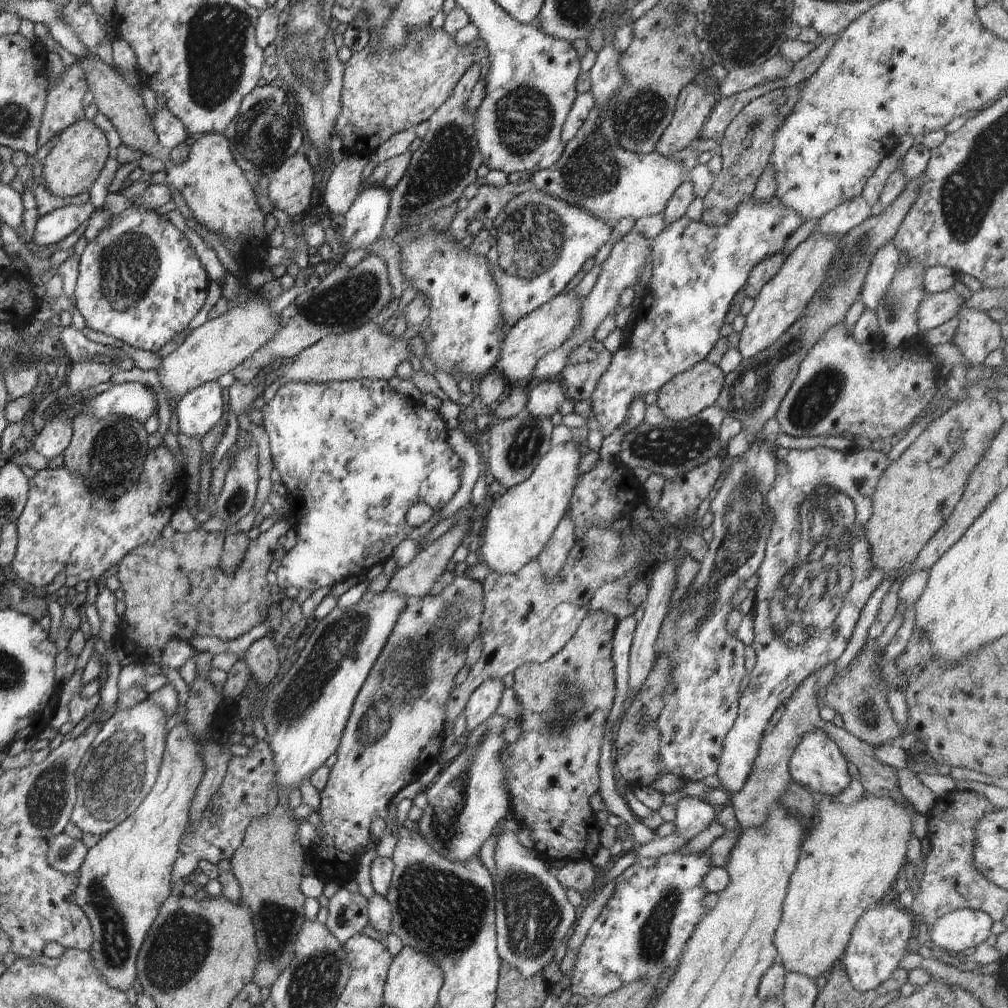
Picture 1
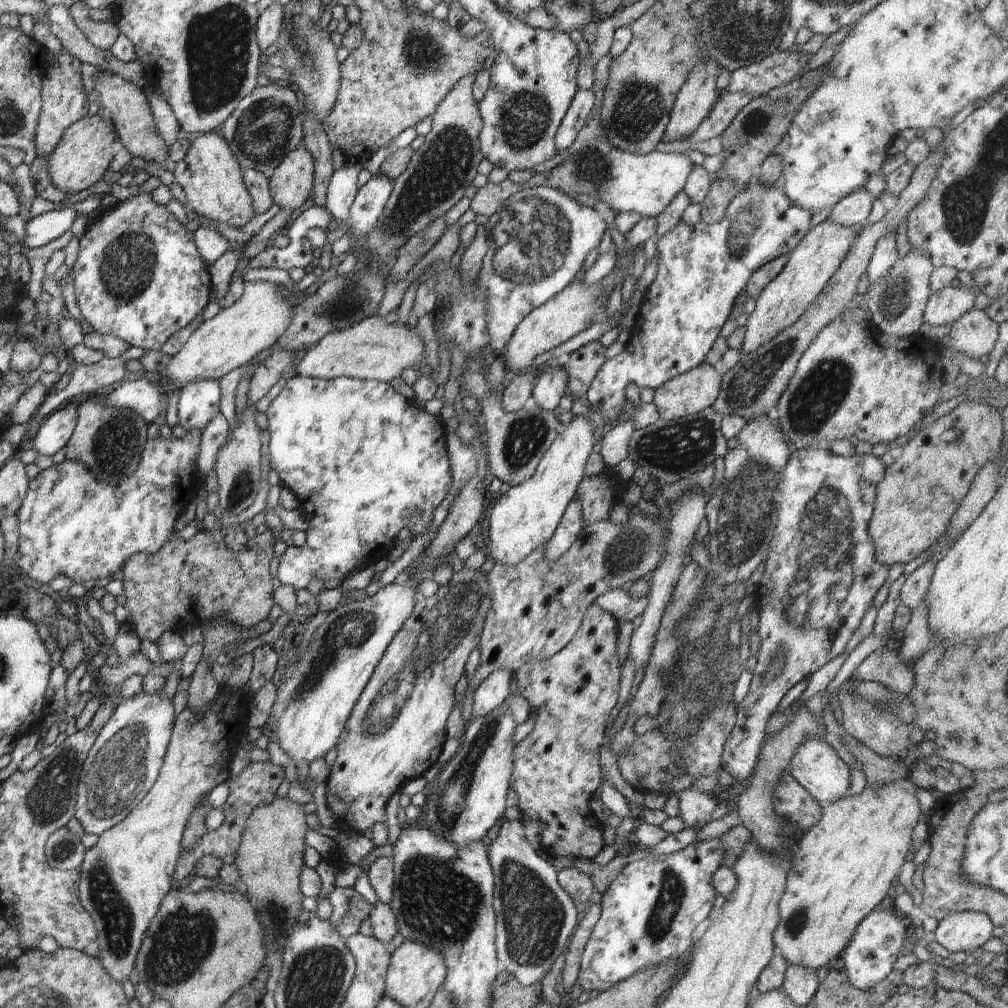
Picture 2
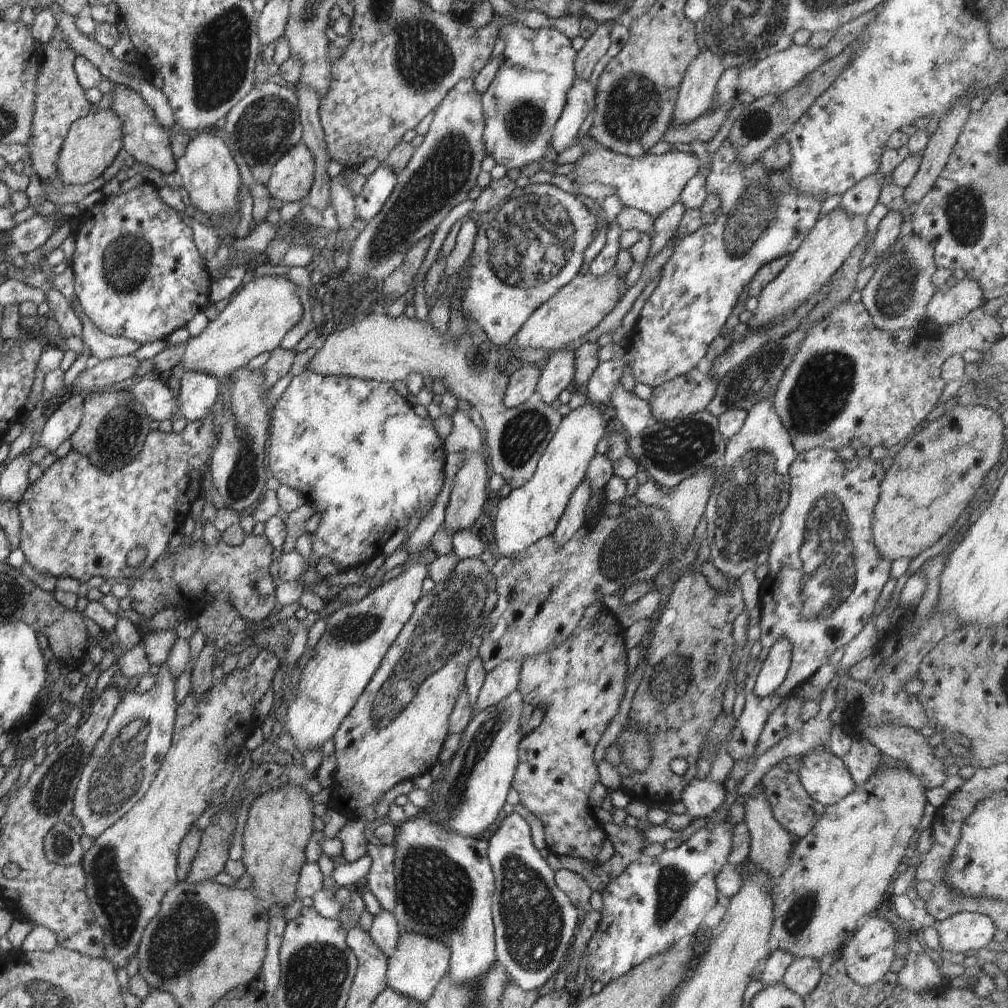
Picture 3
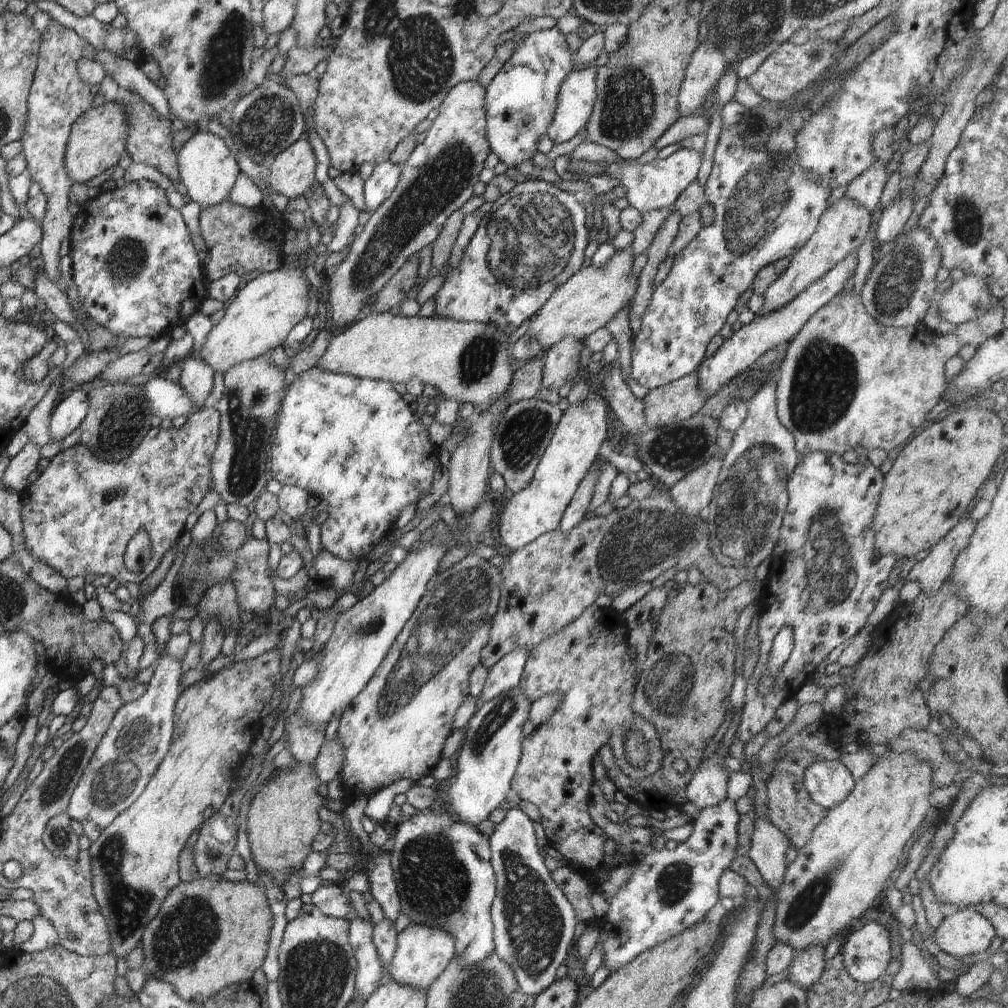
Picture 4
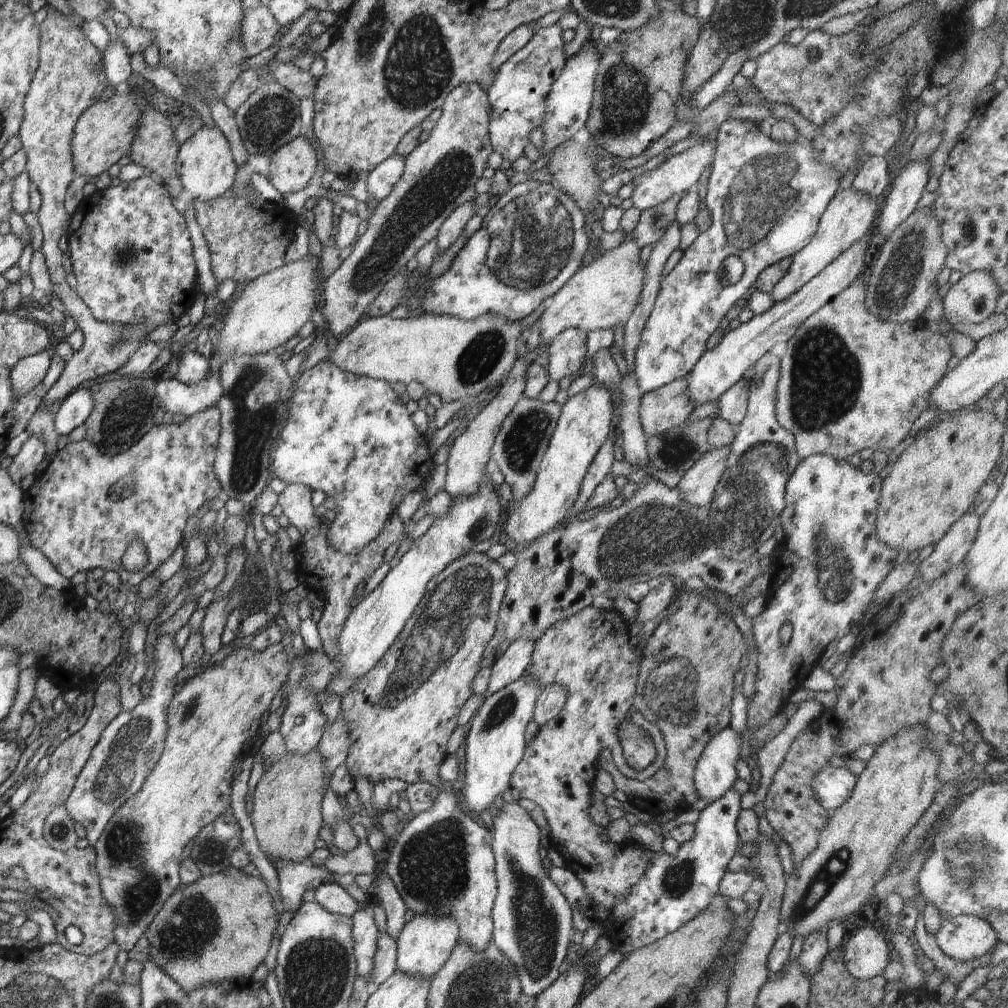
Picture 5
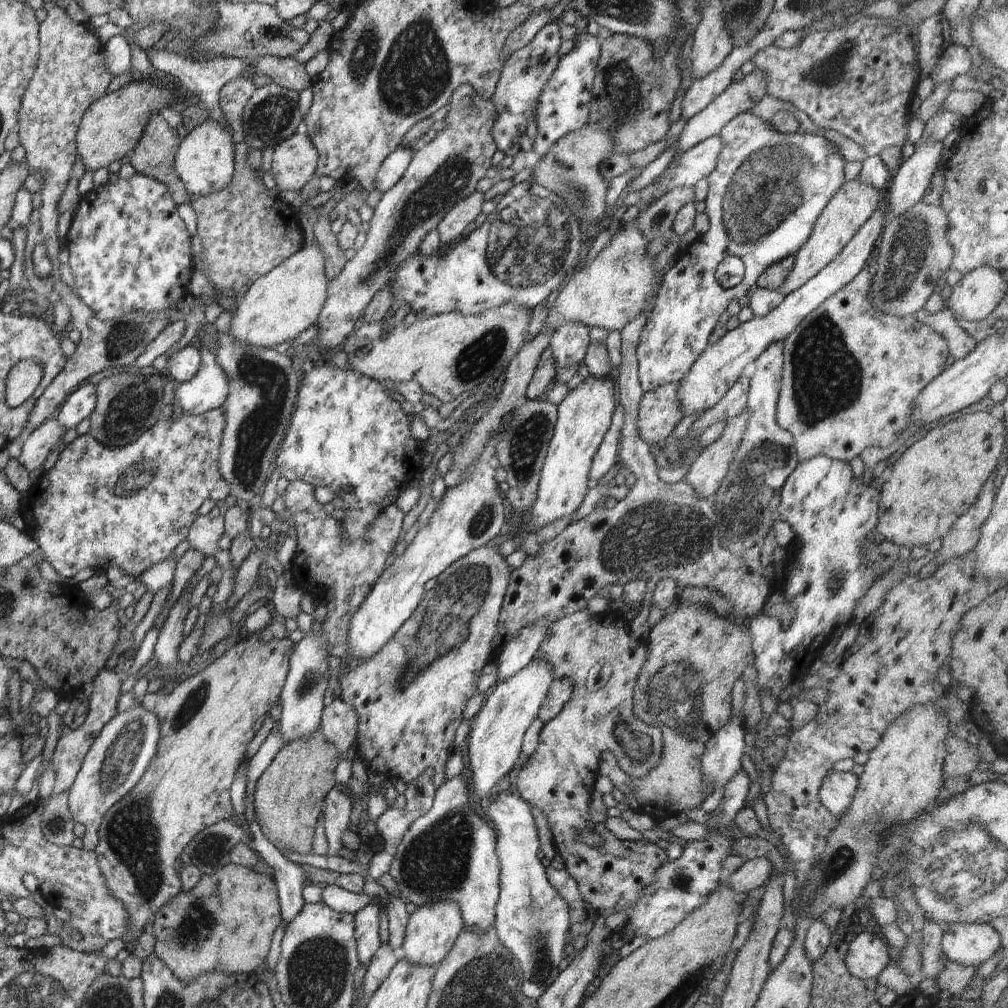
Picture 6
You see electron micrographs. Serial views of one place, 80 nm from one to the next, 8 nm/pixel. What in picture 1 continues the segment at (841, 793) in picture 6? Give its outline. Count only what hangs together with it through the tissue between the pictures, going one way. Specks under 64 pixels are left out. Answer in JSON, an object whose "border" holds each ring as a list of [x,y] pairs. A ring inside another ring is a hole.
{"border":[[[816,730],[805,734],[794,749],[789,762],[789,773],[792,779],[806,787],[817,798],[824,795],[834,799],[850,784],[847,761],[834,739],[825,732]]]}

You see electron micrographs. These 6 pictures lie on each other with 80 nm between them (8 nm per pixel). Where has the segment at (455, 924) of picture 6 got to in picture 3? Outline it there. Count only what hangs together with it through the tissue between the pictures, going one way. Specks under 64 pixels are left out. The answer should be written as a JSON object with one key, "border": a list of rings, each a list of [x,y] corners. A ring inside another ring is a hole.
{"border":[[[402,932],[391,953],[387,957],[388,986],[405,997],[425,1004],[437,982],[449,972],[450,947],[438,939],[420,933]]]}

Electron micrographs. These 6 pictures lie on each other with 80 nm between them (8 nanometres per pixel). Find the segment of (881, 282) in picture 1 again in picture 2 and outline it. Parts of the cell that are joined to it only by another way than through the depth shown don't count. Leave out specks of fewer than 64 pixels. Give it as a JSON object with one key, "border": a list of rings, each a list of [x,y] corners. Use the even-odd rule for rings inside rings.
{"border":[[[890,231],[882,238],[879,238],[875,244],[869,265],[867,266],[870,285],[880,277],[885,277],[892,265],[898,260],[899,256],[895,241],[898,236],[896,234],[896,231]]]}

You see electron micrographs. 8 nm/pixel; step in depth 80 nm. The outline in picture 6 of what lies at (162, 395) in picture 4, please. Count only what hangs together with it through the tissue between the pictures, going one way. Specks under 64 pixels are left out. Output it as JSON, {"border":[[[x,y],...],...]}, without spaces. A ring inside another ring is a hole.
{"border":[[[203,346],[199,350],[201,363],[197,373],[189,381],[178,384],[173,401],[191,415],[220,408],[229,393],[228,379],[215,354]]]}

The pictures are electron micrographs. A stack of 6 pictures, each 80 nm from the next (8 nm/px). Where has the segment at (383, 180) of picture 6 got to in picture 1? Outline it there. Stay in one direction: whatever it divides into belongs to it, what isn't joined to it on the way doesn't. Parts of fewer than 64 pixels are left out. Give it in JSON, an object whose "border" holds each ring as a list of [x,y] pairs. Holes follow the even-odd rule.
{"border":[[[380,185],[361,189],[352,206],[343,214],[346,224],[340,229],[339,240],[346,250],[368,247],[380,239],[388,216],[390,192]]]}

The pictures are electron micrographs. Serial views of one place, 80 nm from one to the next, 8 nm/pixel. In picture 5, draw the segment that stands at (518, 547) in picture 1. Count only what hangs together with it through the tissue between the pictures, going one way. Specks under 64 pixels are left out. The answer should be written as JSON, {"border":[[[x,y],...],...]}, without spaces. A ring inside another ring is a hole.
{"border":[[[596,381],[588,389],[568,397],[561,406],[561,415],[537,470],[534,488],[522,501],[514,503],[513,511],[504,524],[511,545],[534,541],[567,518],[579,497],[581,482],[588,467],[613,428],[612,411],[612,395]]]}

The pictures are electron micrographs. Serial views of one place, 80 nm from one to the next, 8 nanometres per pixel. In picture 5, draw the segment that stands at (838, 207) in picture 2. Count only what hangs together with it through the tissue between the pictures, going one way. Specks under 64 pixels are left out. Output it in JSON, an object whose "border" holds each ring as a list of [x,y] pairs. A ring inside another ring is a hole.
{"border":[[[868,157],[854,177],[852,187],[882,202],[891,184],[889,173],[888,163],[884,157]]]}

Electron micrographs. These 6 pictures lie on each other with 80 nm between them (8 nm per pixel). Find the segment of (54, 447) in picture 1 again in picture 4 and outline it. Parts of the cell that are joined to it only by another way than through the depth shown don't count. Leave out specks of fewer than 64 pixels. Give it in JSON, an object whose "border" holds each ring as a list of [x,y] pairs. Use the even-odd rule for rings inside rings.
{"border":[[[82,389],[74,390],[67,398],[59,399],[51,416],[51,442],[64,440],[78,428],[89,409],[88,395]]]}

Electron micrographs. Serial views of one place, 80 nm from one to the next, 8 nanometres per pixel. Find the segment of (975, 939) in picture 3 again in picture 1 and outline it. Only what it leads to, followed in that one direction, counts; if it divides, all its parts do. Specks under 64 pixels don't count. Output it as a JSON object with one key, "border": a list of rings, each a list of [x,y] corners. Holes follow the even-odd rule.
{"border":[[[960,909],[945,914],[932,923],[932,944],[952,954],[969,954],[988,940],[993,920],[985,912]]]}

